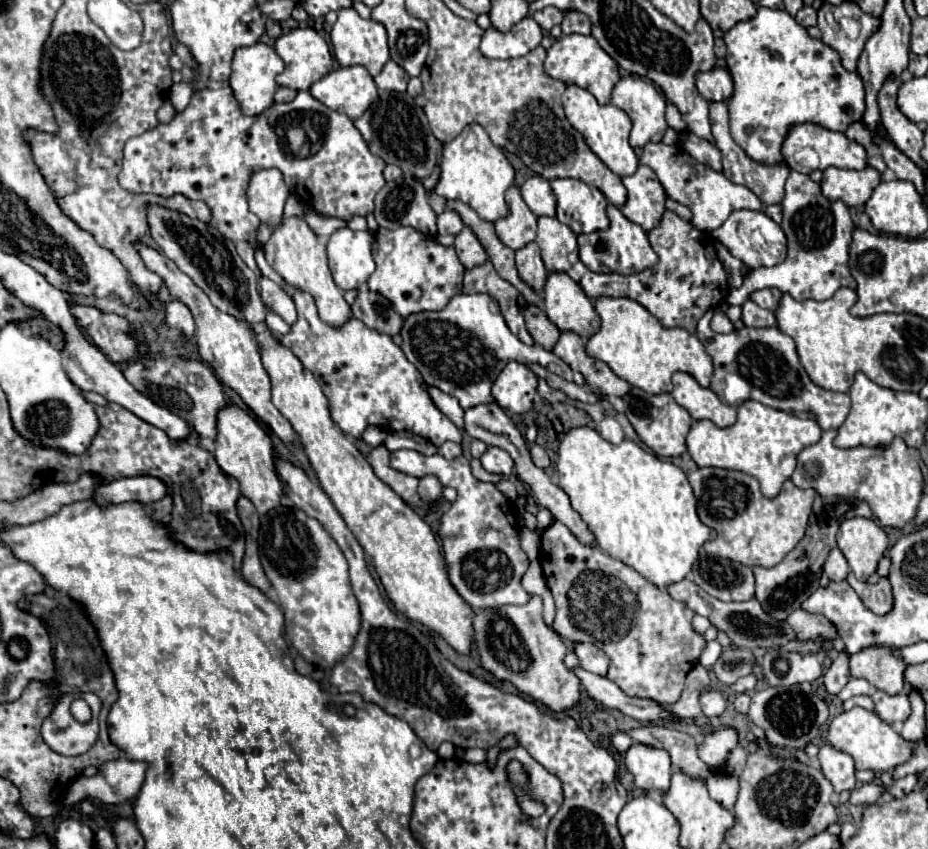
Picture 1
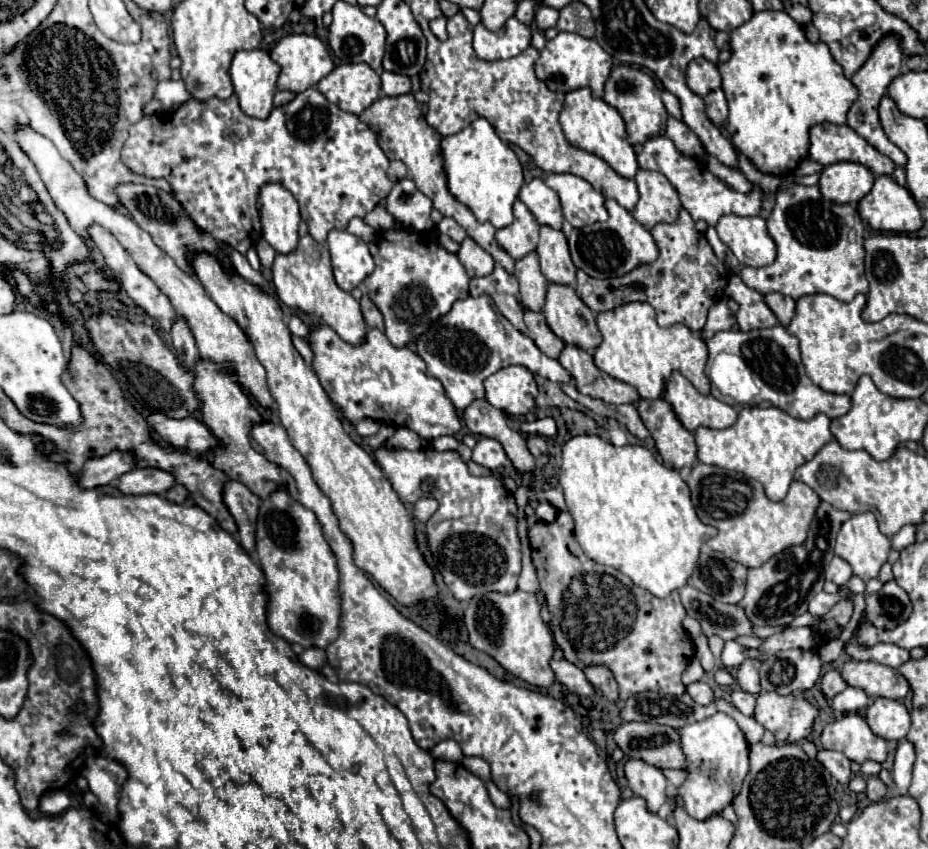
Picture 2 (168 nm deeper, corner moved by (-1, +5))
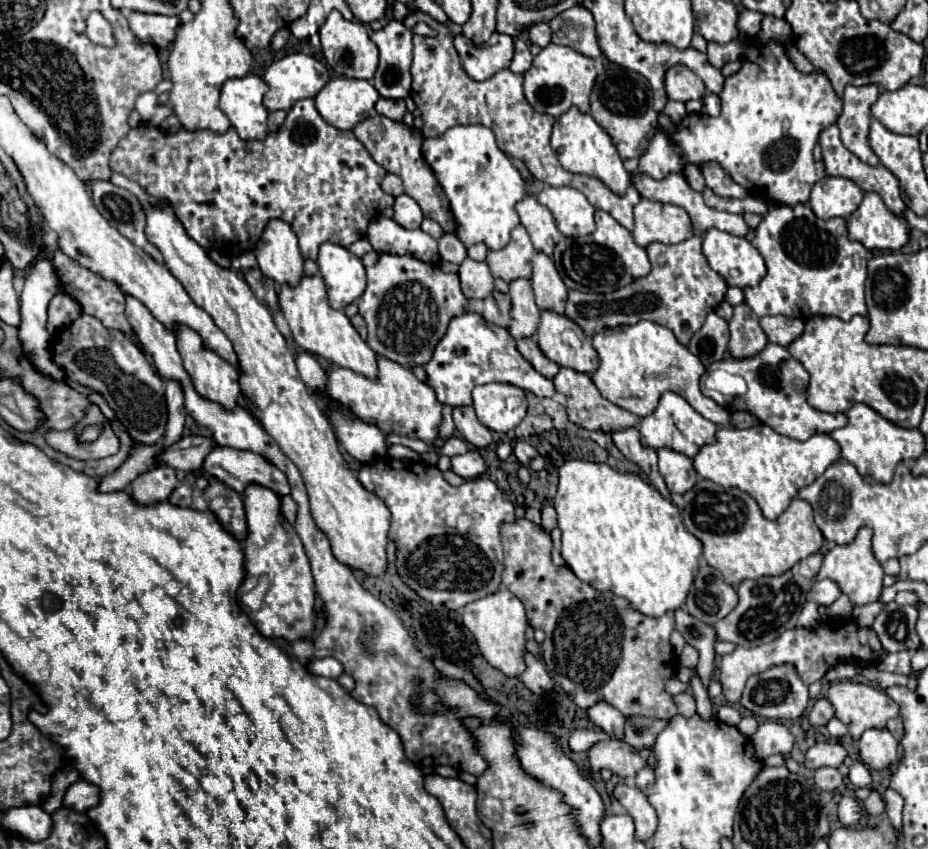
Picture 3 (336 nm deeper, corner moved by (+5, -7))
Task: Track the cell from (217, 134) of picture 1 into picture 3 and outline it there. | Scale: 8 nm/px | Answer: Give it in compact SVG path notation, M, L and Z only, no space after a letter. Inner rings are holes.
M311 98L299 100L289 112L277 132L269 132L265 140L241 140L233 128L227 132L185 130L169 134L149 124L131 128L129 134L111 152L109 166L135 180L145 192L165 200L173 206L187 234L203 248L219 250L227 256L249 252L255 248L265 224L271 218L289 222L299 238L299 248L305 258L315 260L323 242L349 246L365 236L369 220L393 206L393 196L381 190L385 170L371 158L365 146L353 132L337 130L327 124Z

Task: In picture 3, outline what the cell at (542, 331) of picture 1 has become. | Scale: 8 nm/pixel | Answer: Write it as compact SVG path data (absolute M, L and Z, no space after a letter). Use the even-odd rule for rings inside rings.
M529 336L529 338L519 338L519 340L517 340L517 350L519 350L521 356L523 356L539 374L543 374L545 378L555 378L555 374L559 372L559 366L541 352L541 348L537 346L537 340L535 340L533 336Z

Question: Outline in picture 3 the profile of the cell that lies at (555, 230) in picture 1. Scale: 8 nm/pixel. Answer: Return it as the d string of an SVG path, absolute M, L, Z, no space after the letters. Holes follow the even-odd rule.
M535 252L533 256L533 276L531 276L535 302L541 310L553 310L563 314L567 302L567 286L563 284L551 256Z

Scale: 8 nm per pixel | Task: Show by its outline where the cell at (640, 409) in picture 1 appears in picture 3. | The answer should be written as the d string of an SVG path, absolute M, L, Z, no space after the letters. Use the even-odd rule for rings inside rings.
M659 448L657 456L659 456L659 472L665 478L669 492L683 494L695 486L699 476L689 456L669 450L669 448Z

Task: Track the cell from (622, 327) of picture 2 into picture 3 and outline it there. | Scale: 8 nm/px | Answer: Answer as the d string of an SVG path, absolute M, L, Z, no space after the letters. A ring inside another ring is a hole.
M641 320L633 326L607 328L593 336L593 348L599 354L599 368L591 374L591 380L609 402L643 418L657 408L661 394L671 390L683 396L707 420L729 426L729 412L699 390L699 378L705 372L701 360L691 354L687 346L679 344L669 328L649 320Z

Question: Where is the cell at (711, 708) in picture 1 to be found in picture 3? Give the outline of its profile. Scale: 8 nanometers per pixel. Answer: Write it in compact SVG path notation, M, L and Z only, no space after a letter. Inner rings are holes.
M683 692L683 694L673 696L673 700L675 700L681 716L695 716L695 698L691 694Z

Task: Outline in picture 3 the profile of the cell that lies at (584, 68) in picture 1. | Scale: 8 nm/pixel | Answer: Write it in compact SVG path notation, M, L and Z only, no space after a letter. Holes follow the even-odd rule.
M549 44L533 58L533 66L525 72L523 90L525 90L527 102L537 112L559 118L571 106L577 106L581 112L589 112L589 96L591 96L595 78L597 78L597 68L593 58L583 56L567 46Z

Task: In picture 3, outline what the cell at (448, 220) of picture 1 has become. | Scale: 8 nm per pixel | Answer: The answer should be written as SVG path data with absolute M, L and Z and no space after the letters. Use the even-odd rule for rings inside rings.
M443 234L439 238L439 254L447 262L461 264L467 258L467 248L455 234Z

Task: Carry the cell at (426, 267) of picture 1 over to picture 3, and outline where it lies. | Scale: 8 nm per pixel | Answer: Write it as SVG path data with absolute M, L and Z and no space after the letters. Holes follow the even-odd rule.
M381 254L379 262L367 268L367 288L357 300L359 314L367 320L369 348L405 368L429 362L449 320L467 312L467 302L457 274L445 274L437 264L397 254Z

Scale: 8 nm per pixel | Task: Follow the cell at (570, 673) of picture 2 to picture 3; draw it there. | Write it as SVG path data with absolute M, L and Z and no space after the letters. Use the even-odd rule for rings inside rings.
M525 654L525 662L527 662L527 670L521 674L523 684L533 692L533 694L543 694L543 692L555 692L555 680L549 676L545 664L537 658L533 658L533 654Z

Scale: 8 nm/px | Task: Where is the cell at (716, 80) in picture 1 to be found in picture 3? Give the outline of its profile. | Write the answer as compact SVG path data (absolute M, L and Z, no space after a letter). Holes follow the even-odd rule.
M677 64L667 70L665 86L667 86L667 96L677 102L703 100L703 96L707 94L703 80L683 64Z

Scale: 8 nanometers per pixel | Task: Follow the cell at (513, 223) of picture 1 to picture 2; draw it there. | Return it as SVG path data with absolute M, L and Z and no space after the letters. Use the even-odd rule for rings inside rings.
M517 200L515 202L515 220L513 220L513 224L509 224L507 228L497 230L495 238L497 238L497 244L513 260L521 260L523 256L527 256L529 252L533 252L537 248L539 224L533 218L533 214L529 212L529 208L521 200Z

